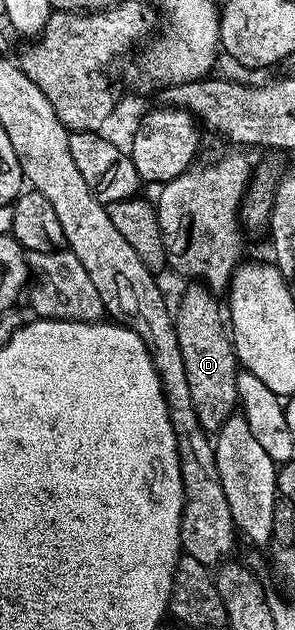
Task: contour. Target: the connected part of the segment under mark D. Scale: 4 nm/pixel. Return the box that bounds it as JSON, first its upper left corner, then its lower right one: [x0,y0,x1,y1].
[173,282,238,432]

